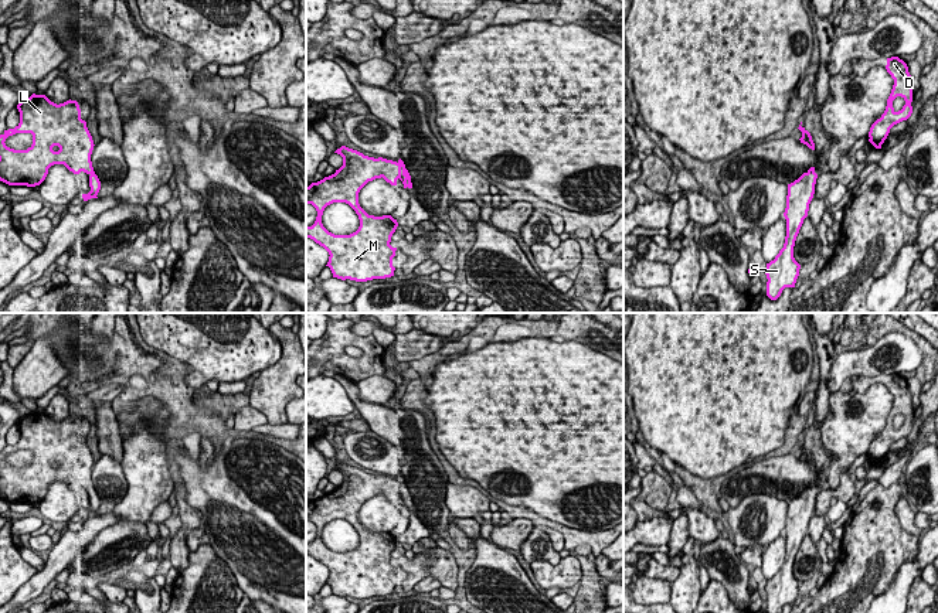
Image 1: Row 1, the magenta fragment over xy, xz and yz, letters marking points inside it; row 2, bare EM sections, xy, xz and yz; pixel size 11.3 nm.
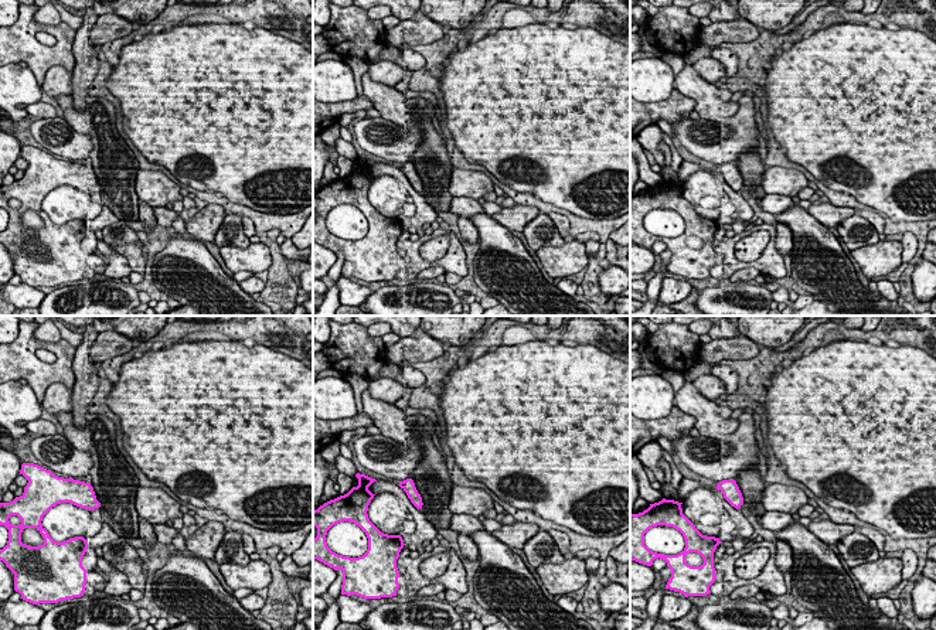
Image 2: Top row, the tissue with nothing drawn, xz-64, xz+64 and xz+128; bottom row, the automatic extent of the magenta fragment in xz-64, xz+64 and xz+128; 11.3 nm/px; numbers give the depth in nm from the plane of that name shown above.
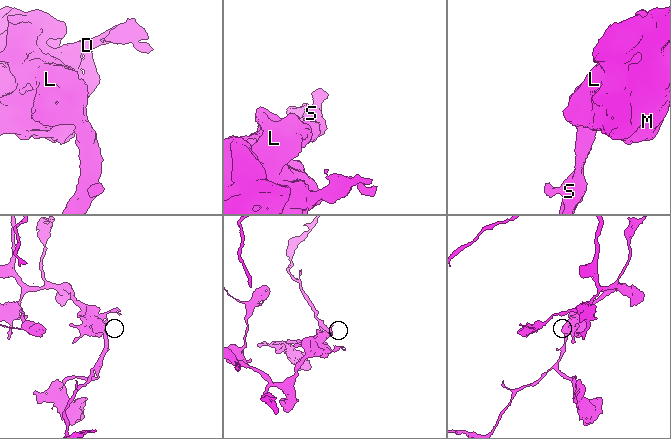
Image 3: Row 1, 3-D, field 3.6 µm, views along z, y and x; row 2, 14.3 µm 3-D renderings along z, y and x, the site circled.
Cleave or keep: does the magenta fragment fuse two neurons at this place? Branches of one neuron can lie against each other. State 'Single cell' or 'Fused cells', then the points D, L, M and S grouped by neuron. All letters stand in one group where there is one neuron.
Single cell. Groups: D L M S

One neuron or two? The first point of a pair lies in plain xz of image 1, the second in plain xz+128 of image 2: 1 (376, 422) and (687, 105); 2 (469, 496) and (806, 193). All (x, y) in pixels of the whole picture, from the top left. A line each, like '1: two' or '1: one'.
1: two
2: two

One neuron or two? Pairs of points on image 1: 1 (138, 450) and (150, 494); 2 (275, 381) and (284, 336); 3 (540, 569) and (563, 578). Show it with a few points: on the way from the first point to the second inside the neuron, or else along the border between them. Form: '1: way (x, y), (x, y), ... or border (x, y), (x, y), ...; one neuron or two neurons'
1: way (145, 462), (149, 483); one neuron
2: way (286, 370), (288, 347); one neuron
3: way (546, 574), (557, 575); one neuron

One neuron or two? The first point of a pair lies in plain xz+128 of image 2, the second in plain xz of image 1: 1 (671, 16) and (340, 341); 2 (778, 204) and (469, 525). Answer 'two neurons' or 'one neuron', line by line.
1: one neuron
2: one neuron

